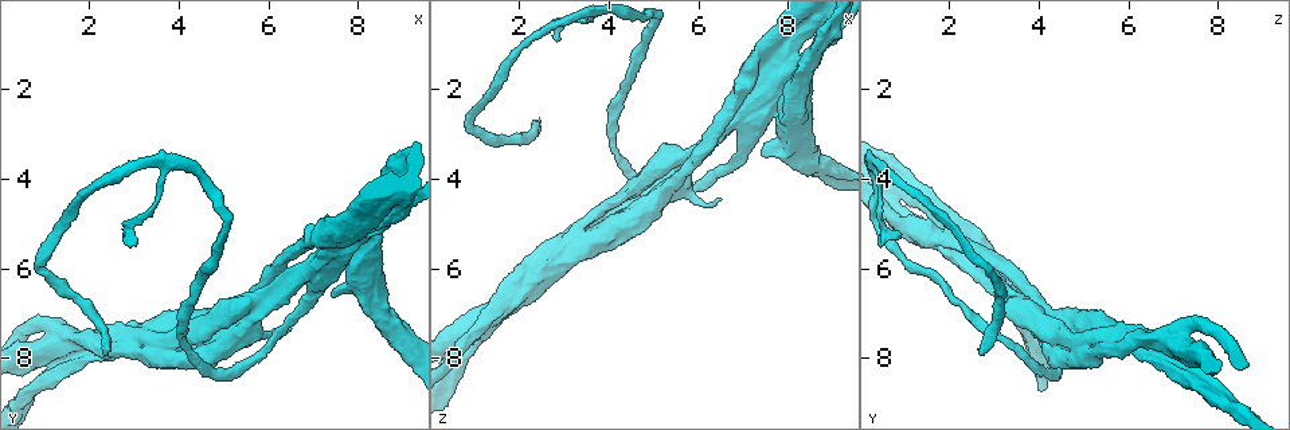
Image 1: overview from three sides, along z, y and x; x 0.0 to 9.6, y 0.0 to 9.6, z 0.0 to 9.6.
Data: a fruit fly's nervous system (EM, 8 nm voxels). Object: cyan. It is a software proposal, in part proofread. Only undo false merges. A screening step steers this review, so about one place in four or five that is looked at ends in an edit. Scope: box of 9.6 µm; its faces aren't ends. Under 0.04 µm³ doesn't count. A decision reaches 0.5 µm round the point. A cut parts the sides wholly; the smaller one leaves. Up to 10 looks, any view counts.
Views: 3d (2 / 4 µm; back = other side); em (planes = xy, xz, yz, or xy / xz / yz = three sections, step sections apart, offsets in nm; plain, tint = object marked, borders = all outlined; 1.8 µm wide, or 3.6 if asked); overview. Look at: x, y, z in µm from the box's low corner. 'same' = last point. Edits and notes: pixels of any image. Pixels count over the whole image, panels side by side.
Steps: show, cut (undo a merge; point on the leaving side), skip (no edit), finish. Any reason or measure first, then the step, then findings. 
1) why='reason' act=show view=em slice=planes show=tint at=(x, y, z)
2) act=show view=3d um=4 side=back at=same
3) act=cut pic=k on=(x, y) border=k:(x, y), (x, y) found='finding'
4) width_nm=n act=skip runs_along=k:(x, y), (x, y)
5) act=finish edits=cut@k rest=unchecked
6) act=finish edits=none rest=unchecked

why='side arm on a straight run' act=show view=3d um=2 at=(1.15, 7.85, 7.15)

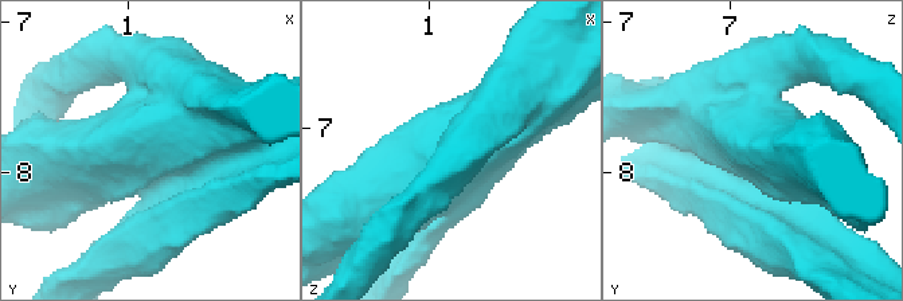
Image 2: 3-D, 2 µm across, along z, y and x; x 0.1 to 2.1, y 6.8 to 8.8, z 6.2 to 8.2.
arms=3 arm_widths_nm=280,440,460 act=show view=em slice=yz step=4 show=tint at=same

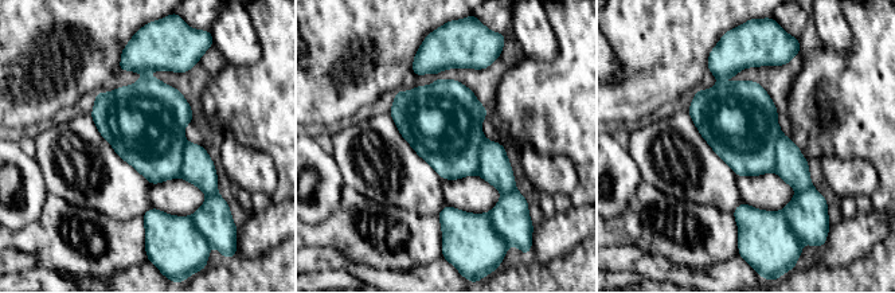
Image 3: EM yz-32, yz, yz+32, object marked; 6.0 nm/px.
act=show view=em slice=planes show=tint at=same

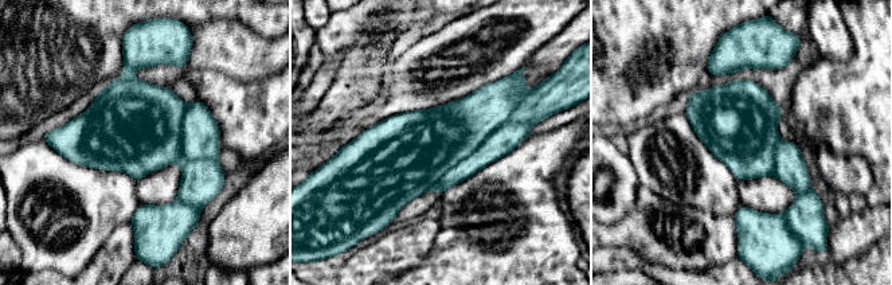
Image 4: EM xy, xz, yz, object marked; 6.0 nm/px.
width_nm=460 act=skip found='all the same cell'

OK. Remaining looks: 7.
act=show view=3d um=4 at=(2.60, 7.60, 6.15)

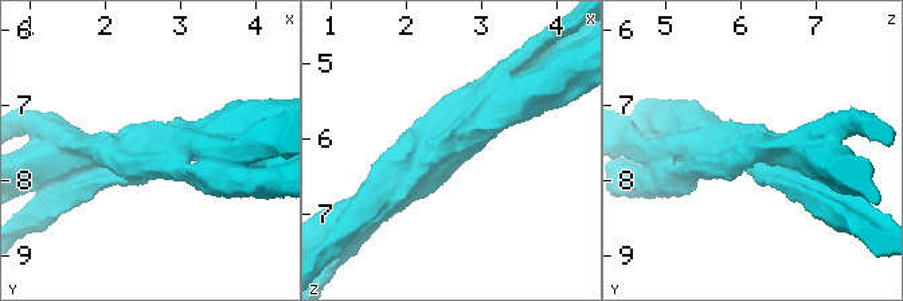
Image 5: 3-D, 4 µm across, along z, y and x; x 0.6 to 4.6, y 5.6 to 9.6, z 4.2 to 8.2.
arms=3 arm_widths_nm=380,460,480 act=show view=em um=3.6 slice=planes show=plain at=(2.55, 7.55, 6.10)

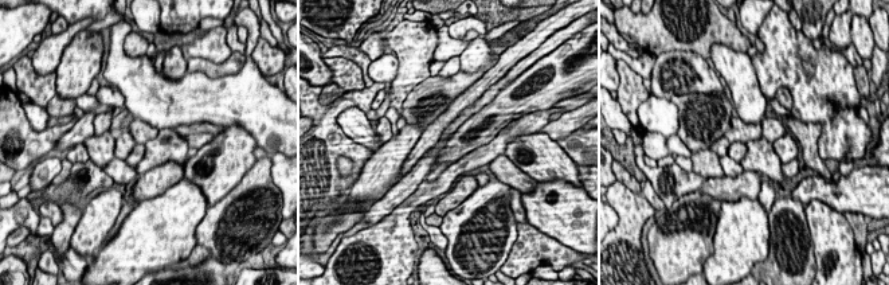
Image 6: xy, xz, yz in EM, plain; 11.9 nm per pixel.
act=show view=em um=3.6 slice=planes show=tint at=same

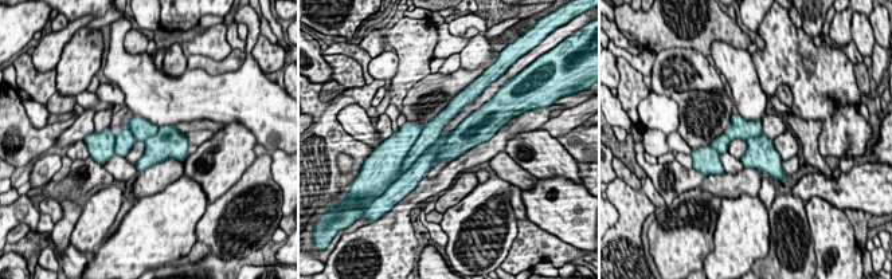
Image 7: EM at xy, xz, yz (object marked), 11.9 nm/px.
width_nm=320 act=skip found='one cell here'

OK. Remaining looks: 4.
why='looks like a crossing' act=show view=3d um=4 at=(5.10, 7.50, 4.35)

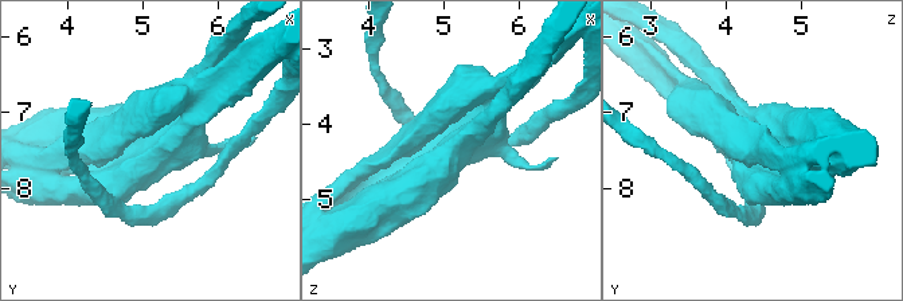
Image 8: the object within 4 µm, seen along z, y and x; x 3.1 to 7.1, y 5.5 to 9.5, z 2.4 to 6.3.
why='now the EM' act=show view=em um=3.6 slice=yz step=4 show=tint at=(5.20, 7.50, 4.40)

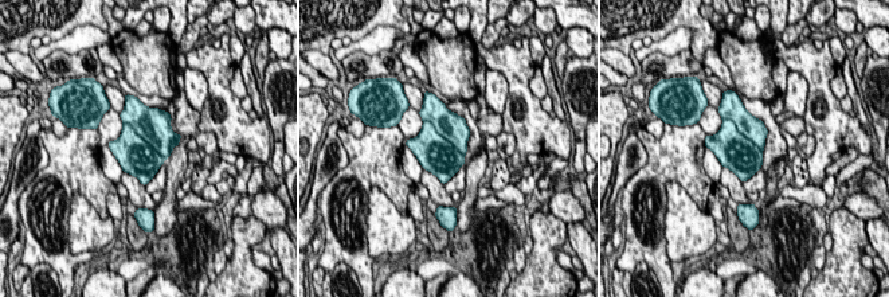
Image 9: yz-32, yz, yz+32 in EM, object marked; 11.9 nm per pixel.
act=skip found='continuous, no second cell'

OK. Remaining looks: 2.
act=show view=3d um=4 at=(7.95, 5.85, 2.60)

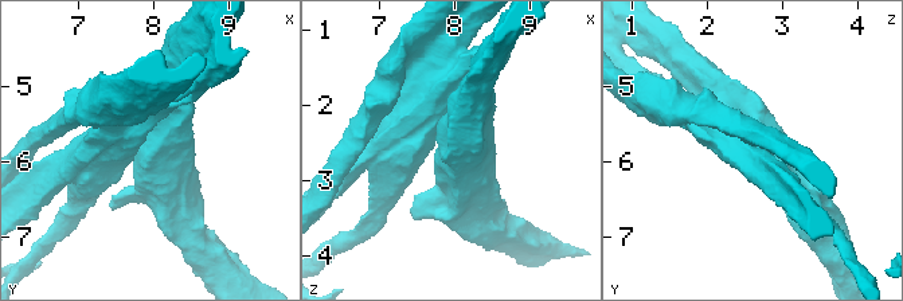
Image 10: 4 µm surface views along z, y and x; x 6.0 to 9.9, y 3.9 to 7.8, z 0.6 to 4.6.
act=show view=em slice=xy step=16 show=borders at=(7.90, 5.80, 2.60)

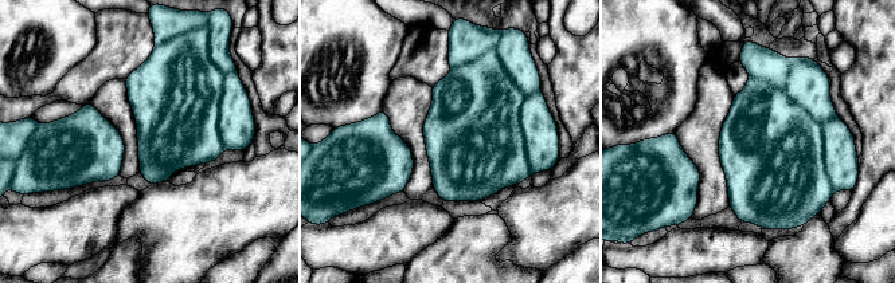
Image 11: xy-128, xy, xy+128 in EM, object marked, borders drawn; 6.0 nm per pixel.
width_nm=340 act=skip found='all the same cell'

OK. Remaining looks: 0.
act=finish edits=none rest=unchecked

